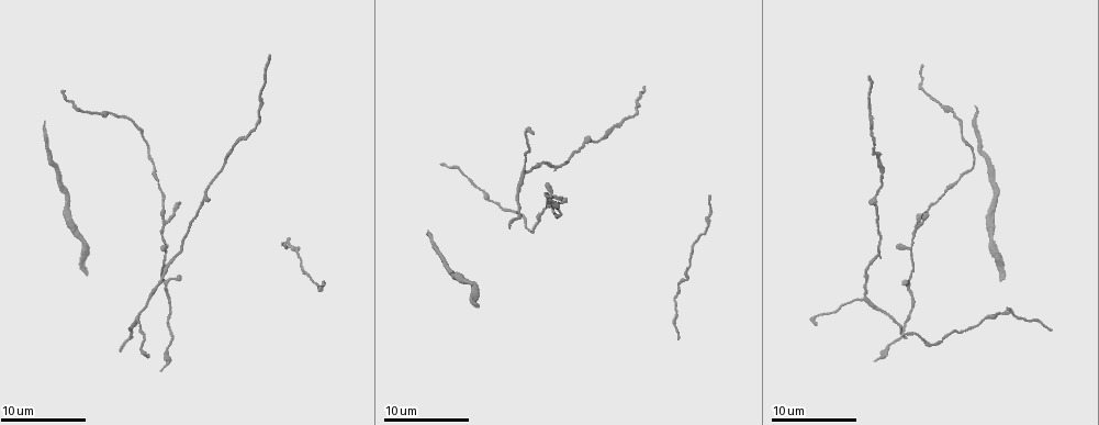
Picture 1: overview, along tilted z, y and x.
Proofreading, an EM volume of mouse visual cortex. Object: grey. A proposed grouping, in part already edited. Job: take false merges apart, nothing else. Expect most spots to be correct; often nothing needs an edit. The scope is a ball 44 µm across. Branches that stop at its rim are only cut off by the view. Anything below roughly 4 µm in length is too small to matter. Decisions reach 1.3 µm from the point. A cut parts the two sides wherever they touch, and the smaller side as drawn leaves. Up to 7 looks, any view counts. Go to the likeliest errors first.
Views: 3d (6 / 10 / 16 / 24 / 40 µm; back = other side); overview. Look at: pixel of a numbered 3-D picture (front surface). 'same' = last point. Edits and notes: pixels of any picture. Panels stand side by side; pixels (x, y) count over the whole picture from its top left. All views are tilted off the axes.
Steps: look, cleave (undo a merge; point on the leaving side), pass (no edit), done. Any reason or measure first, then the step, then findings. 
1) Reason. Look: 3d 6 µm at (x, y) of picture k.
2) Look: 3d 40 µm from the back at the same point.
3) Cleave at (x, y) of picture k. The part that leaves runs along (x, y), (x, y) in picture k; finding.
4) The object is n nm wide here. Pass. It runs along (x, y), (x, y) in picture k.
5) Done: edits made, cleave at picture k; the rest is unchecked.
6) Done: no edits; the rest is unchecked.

Look: 3d 6 µm at (907, 249) of picture 1.

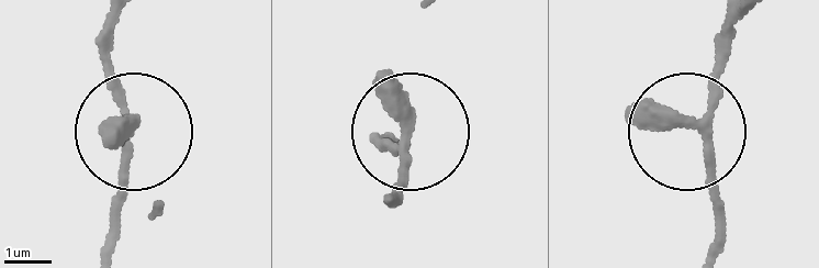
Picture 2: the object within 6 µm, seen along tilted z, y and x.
From behind. Look: 3d 6 µm from the back at (699, 125) of picture 2.

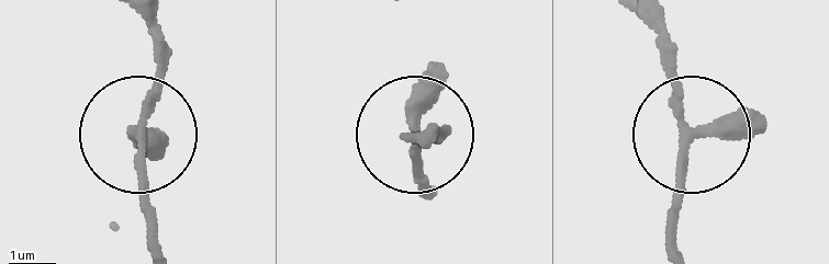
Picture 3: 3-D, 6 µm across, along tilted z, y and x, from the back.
The object is 230 nm wide here. Pass. It runs along (157, 14), (141, 149), (160, 247) in picture 3; continuous, no second cell.

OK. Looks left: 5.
Arms part here. Look: 3d 6 µm at (165, 280) of picture 1.

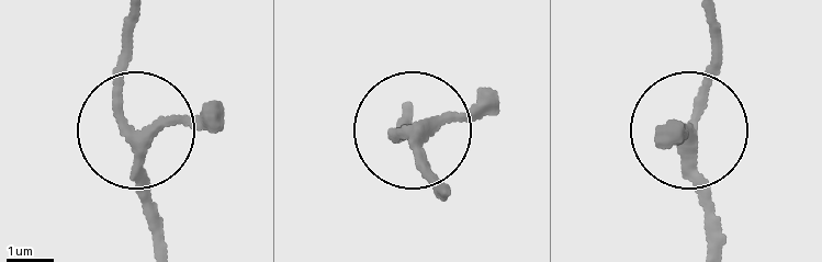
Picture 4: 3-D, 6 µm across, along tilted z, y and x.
The side arm is 12 µm long. Pass. It runs along (708, 16), (716, 70), (693, 141), (705, 248) in picture 4; continuous, no second cell.

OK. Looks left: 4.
A fork. Look: 3d 16 µm at (862, 299) of picture 1.

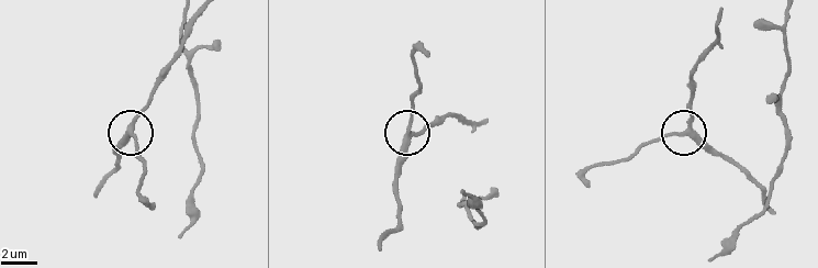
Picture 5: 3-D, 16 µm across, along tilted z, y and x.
The object is 270 nm wide here. Pass. Continuous, no second cell.

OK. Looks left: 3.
Look: 3d 6 µm at (953, 183) of picture 1.

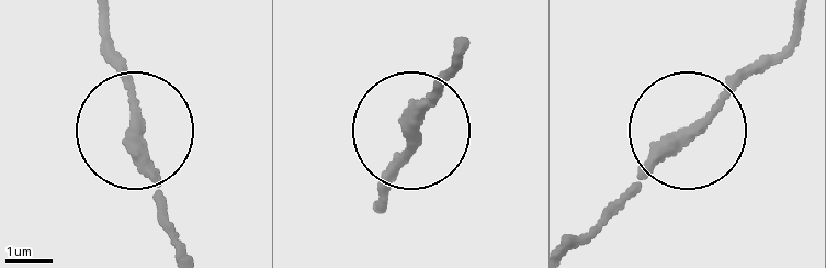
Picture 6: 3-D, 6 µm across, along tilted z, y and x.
The side arm is 46 µm long. Pass. All the same cell.

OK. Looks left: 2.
Done: no edits; the rest is unchecked.

